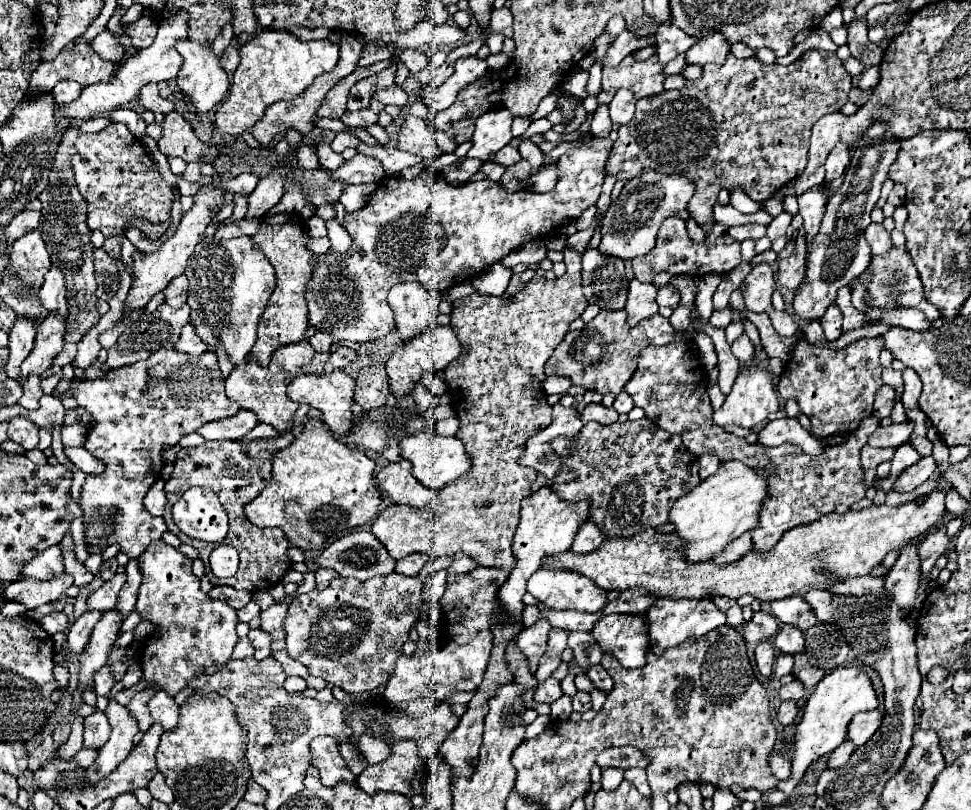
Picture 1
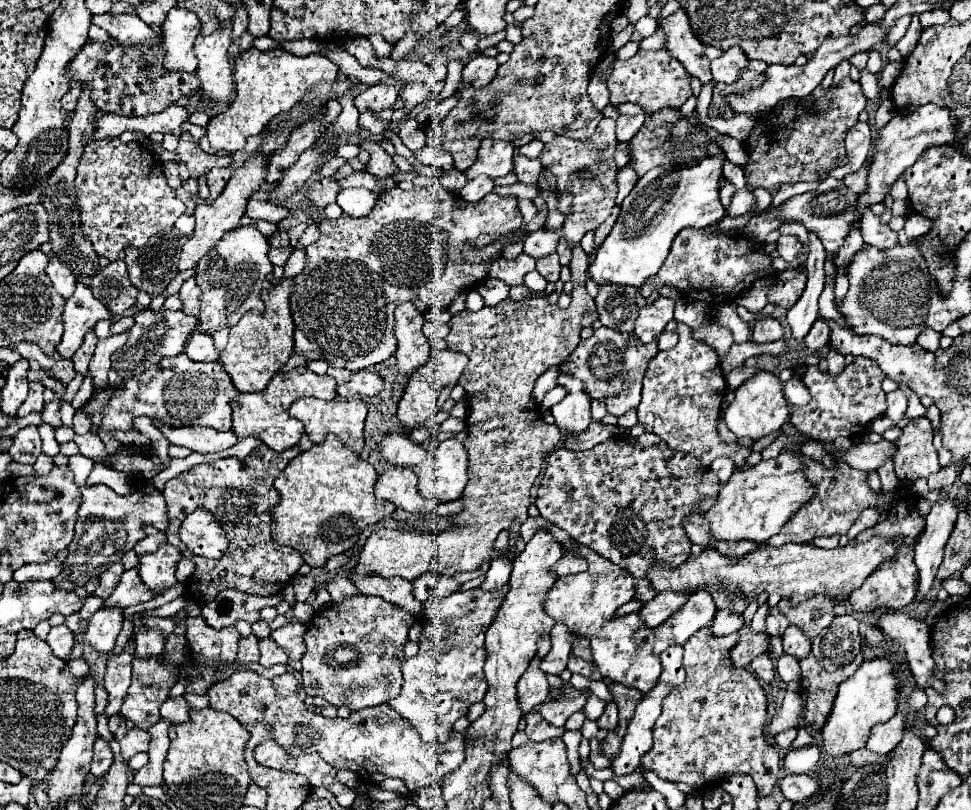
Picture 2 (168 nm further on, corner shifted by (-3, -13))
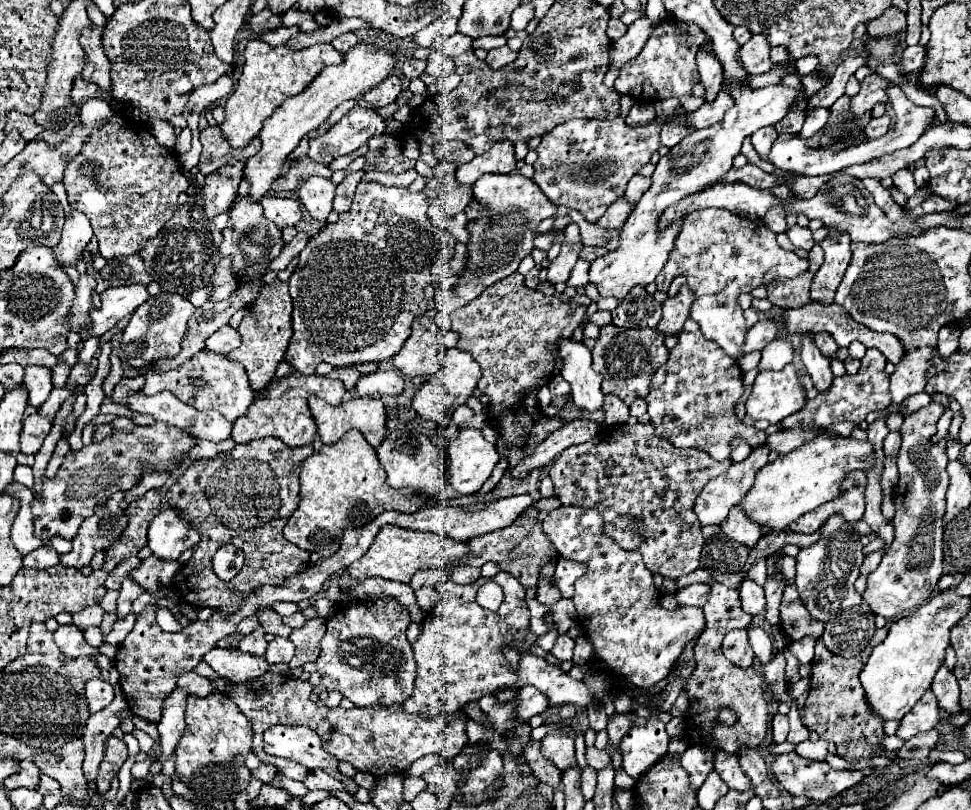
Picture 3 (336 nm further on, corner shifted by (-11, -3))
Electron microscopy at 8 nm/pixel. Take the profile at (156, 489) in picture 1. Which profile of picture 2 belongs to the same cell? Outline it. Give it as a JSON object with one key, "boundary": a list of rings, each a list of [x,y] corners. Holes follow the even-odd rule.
{"boundary":[[[84,485],[80,491],[84,501],[78,509],[76,533],[68,545],[68,557],[62,563],[62,573],[54,577],[54,585],[68,591],[72,591],[76,585],[86,585],[92,577],[102,575],[110,565],[118,563],[124,553],[128,553],[140,539],[144,539],[144,525],[150,525],[158,531],[168,527],[166,505],[160,491],[154,491],[152,497],[140,497],[140,493],[120,497],[104,485]]]}

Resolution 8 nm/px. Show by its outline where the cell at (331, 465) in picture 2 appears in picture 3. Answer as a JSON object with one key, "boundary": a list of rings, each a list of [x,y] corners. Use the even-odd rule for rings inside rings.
{"boundary":[[[352,429],[348,431],[340,441],[332,445],[322,445],[320,451],[312,453],[304,463],[300,471],[300,503],[298,509],[290,515],[284,537],[306,551],[316,551],[322,557],[330,557],[340,547],[338,537],[348,529],[358,529],[370,523],[374,517],[378,517],[382,511],[394,509],[400,513],[414,513],[426,505],[426,499],[422,495],[412,493],[410,489],[392,489],[386,485],[386,471],[380,467],[376,449],[366,443],[360,431]]]}

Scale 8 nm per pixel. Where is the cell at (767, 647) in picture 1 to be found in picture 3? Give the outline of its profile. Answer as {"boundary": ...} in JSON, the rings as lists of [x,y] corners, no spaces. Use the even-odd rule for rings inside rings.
{"boundary":[[[756,625],[750,627],[750,645],[758,657],[758,661],[762,665],[768,665],[774,657],[774,647],[772,647],[772,639],[768,637],[768,633]]]}

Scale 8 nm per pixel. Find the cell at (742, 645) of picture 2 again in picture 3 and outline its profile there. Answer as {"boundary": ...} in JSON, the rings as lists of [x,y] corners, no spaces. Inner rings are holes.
{"boundary":[[[748,629],[730,631],[722,641],[722,653],[736,667],[752,667],[754,651],[748,643]]]}

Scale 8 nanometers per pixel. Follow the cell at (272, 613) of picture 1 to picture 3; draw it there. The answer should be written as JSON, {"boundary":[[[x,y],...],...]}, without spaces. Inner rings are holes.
{"boundary":[[[314,617],[304,623],[304,627],[290,633],[290,641],[296,645],[296,655],[288,663],[292,669],[302,667],[306,661],[316,661],[320,653],[320,639],[326,631],[326,619]]]}

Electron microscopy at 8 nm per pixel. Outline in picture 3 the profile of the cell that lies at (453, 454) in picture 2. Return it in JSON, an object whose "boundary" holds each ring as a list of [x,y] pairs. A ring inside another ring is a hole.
{"boundary":[[[460,427],[458,437],[448,443],[450,483],[460,495],[474,495],[490,477],[500,455],[478,429]]]}

